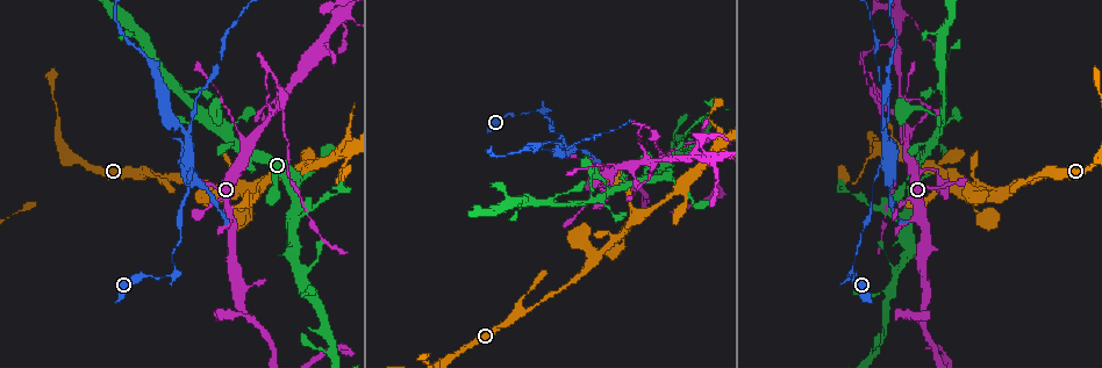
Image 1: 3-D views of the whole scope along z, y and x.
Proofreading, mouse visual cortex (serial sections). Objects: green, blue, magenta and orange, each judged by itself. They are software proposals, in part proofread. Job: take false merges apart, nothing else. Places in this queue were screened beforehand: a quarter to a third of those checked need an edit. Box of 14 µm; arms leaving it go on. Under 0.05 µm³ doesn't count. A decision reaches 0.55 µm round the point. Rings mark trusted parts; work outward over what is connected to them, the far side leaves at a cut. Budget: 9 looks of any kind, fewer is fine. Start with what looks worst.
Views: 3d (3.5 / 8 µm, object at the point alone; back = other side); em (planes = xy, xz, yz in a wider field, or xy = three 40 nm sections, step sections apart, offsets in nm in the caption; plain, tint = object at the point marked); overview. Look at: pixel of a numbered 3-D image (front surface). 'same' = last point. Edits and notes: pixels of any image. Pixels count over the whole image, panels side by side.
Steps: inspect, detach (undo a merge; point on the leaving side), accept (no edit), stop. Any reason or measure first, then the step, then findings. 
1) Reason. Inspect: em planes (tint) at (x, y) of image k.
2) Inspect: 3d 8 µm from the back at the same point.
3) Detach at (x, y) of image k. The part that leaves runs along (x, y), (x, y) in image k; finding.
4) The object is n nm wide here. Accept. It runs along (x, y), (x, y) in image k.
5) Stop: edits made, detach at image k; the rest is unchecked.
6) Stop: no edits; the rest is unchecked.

Inspect: 3d 8 µm at (176, 273) of image 1.

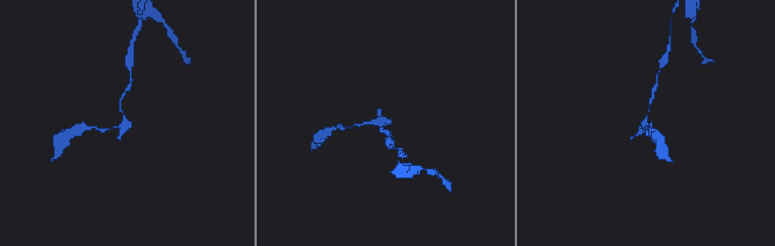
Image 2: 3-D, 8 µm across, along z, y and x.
Inspect: em xy step 2 (tint) at (647, 123) of image 2.

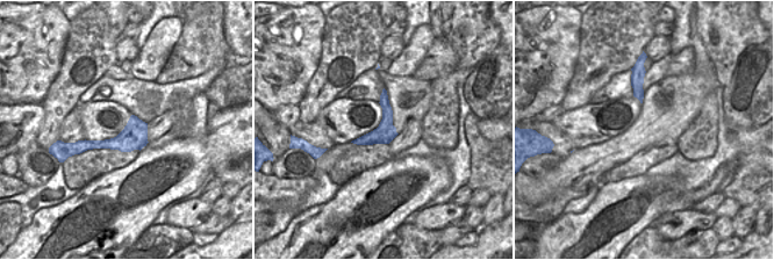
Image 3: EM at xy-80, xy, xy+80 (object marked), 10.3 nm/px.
Accept. It runs along (647, 127), (648, 108), (654, 93) in image 2; continuous, no second cell.

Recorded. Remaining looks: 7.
Abrupt turn. Inspect: 3d 3.5 µm at (645, 161) of image 1.

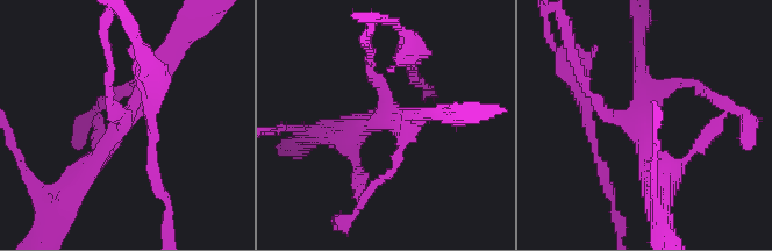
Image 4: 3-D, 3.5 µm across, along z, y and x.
3 arms meet here; the arms are 150, 300, 350 nm wide. Inspect: em planes (tint) at (121, 122) of image 4.

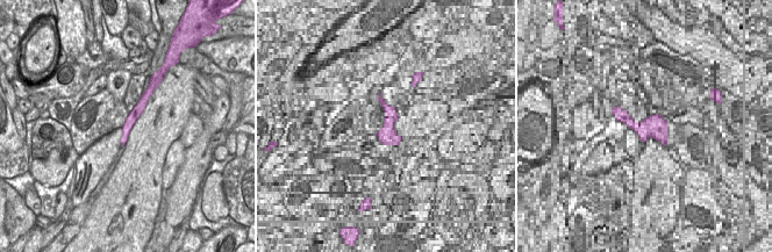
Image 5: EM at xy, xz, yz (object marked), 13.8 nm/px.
Accept. It runs along (145, 94), (126, 128), (123, 139) in image 5; one cell here.

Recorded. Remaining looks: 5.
Sharp bend. Inspect: 3d 3.5 µm at (869, 74) of image 1.

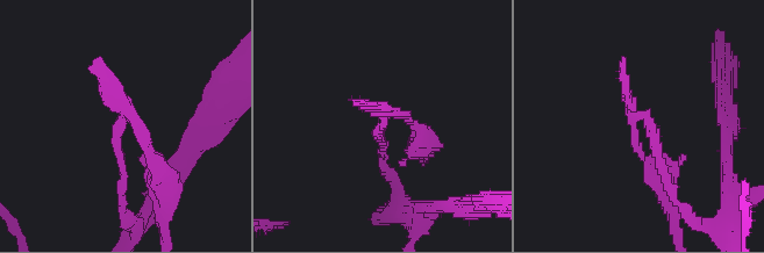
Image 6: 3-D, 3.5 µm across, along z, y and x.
Need the tissue. Inspect: em xy step 1 (plain) at (383, 115) of image 6.

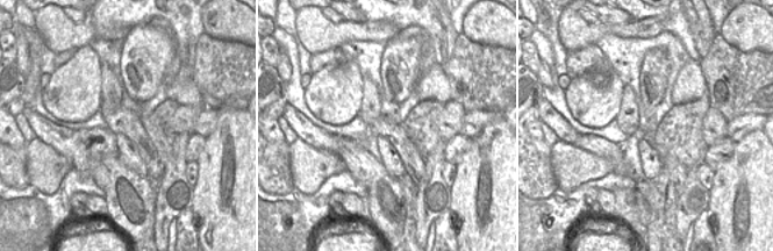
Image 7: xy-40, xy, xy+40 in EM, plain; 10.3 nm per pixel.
Inspect: em xy step 1 (tint) at the same point.

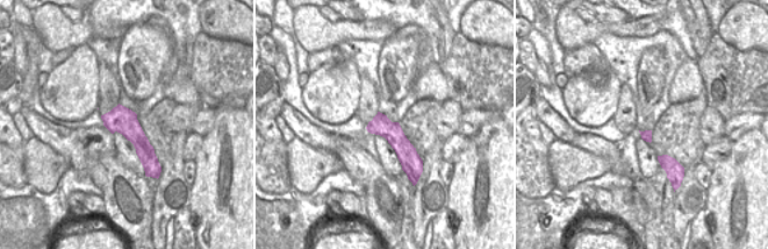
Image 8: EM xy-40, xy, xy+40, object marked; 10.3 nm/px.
Detach at (118, 92) of image 6. The part that leaves runs along (121, 122), (128, 115), (161, 161), (164, 194) in image 6; two cells meet here.

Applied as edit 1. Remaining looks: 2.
Inspect: 3d 8 µm at (711, 161) of image 1.

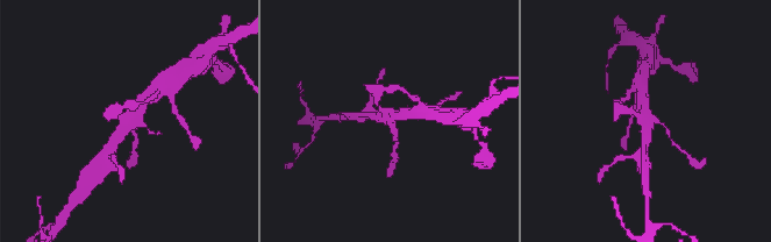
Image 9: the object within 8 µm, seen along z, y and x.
Need the tissue. Inspect: em xy step 5 (tint) at (385, 119) of image 9.

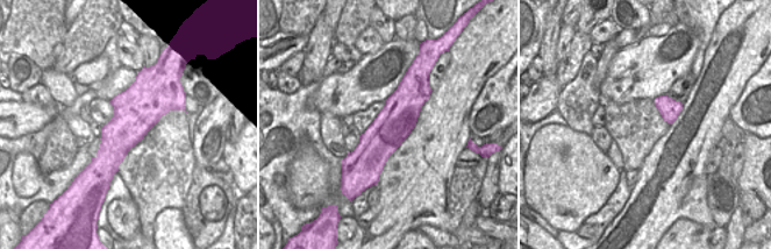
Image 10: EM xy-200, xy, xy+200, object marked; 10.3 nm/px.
The object is 380 nm wide here. Accept. It runs along (370, 114), (390, 120), (394, 140) in image 9; continuous, no second cell.

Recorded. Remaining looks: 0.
Stop: edits made, detach at image 6; the rest is unchecked.

